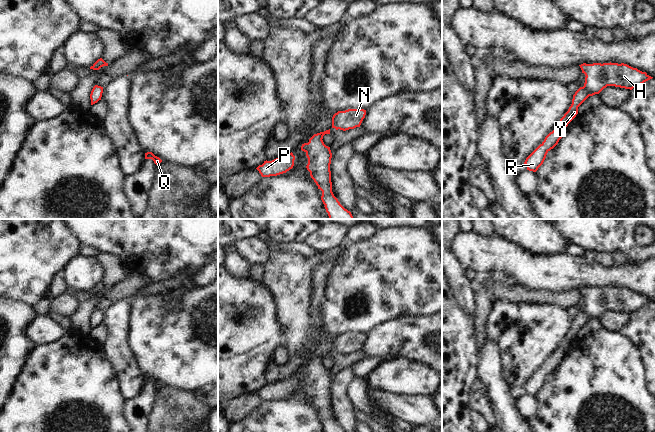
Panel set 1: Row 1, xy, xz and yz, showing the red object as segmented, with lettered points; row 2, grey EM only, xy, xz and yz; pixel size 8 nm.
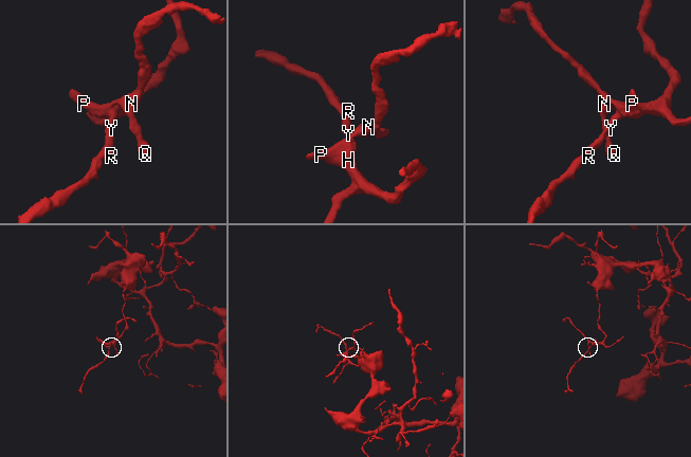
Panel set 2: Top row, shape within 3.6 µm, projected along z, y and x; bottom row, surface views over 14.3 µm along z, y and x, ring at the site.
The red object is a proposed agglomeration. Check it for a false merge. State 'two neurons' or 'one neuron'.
one neuron

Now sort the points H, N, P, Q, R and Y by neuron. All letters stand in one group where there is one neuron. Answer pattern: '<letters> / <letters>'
H N P Q R Y

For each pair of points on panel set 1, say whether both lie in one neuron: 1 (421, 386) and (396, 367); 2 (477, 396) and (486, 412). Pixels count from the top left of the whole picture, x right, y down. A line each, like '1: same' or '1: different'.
1: same
2: same

